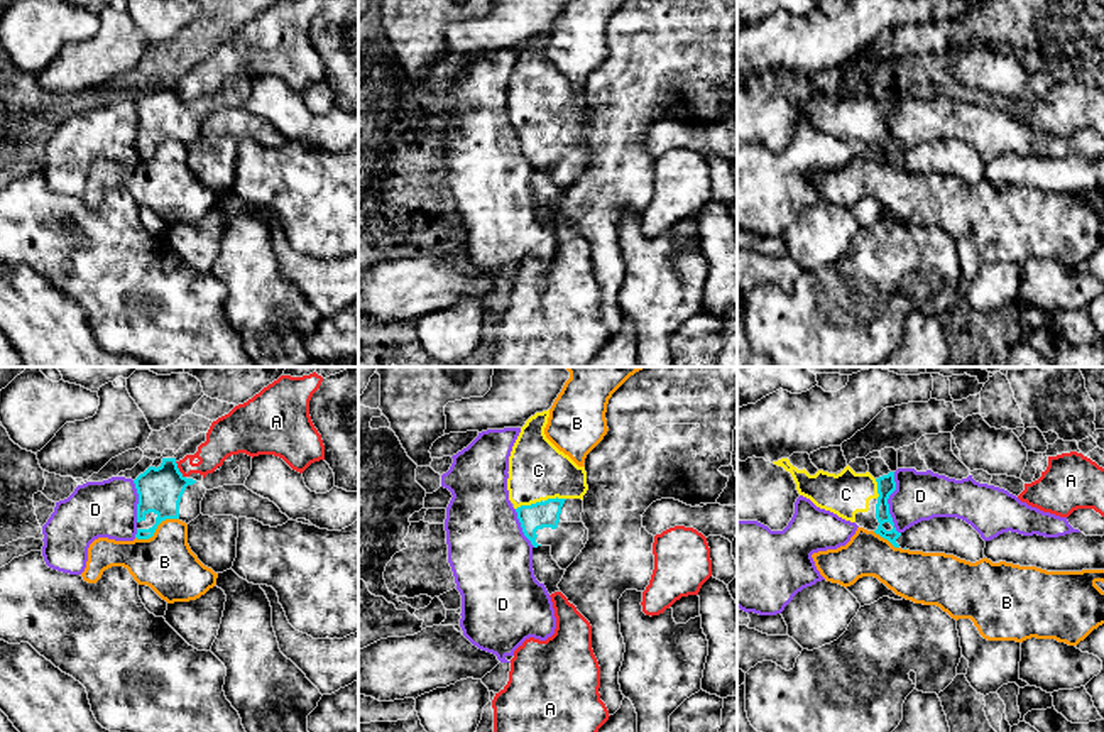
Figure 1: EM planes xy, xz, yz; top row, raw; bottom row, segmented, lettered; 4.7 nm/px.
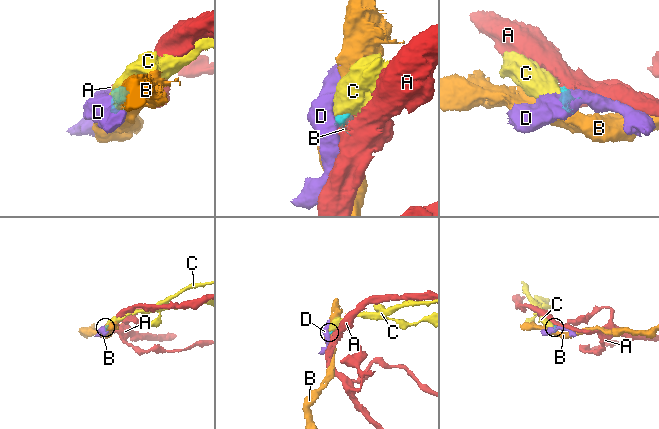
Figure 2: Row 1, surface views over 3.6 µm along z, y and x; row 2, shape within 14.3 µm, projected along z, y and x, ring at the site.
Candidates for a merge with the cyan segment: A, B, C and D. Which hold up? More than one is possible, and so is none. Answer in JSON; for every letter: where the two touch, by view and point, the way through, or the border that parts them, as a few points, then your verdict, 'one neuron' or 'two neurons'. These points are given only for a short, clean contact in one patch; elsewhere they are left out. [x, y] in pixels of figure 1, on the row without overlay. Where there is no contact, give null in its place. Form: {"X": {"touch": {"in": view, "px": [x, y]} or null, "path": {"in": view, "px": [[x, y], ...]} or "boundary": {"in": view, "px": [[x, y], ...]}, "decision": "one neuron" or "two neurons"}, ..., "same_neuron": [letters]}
{"A": {"touch": {"in": "xy", "px": [178, 92]}, "boundary": {"in": "xy", "px": [[174, 83], [185, 98]]}, "decision": "two neurons"}, "B": {"touch": {"in": "xy", "px": [156, 149]}, "boundary": {"in": "xy", "px": [[178, 139], [168, 139], [147, 159], [136, 159]]}, "decision": "two neurons"}, "C": {"touch": {"in": "xz", "px": [528, 127]}, "path": {"in": "xz", "px": [[541, 136], [536, 136], [528, 127], [528, 105], [538, 92]]}, "decision": "one neuron"}, "D": {"touch": {"in": "yz", "px": [886, 124]}, "boundary": {"in": "yz", "px": [[893, 93], [895, 112], [888, 120], [888, 134], [900, 154]]}, "decision": "two neurons"}, "same_neuron": ["C"]}

